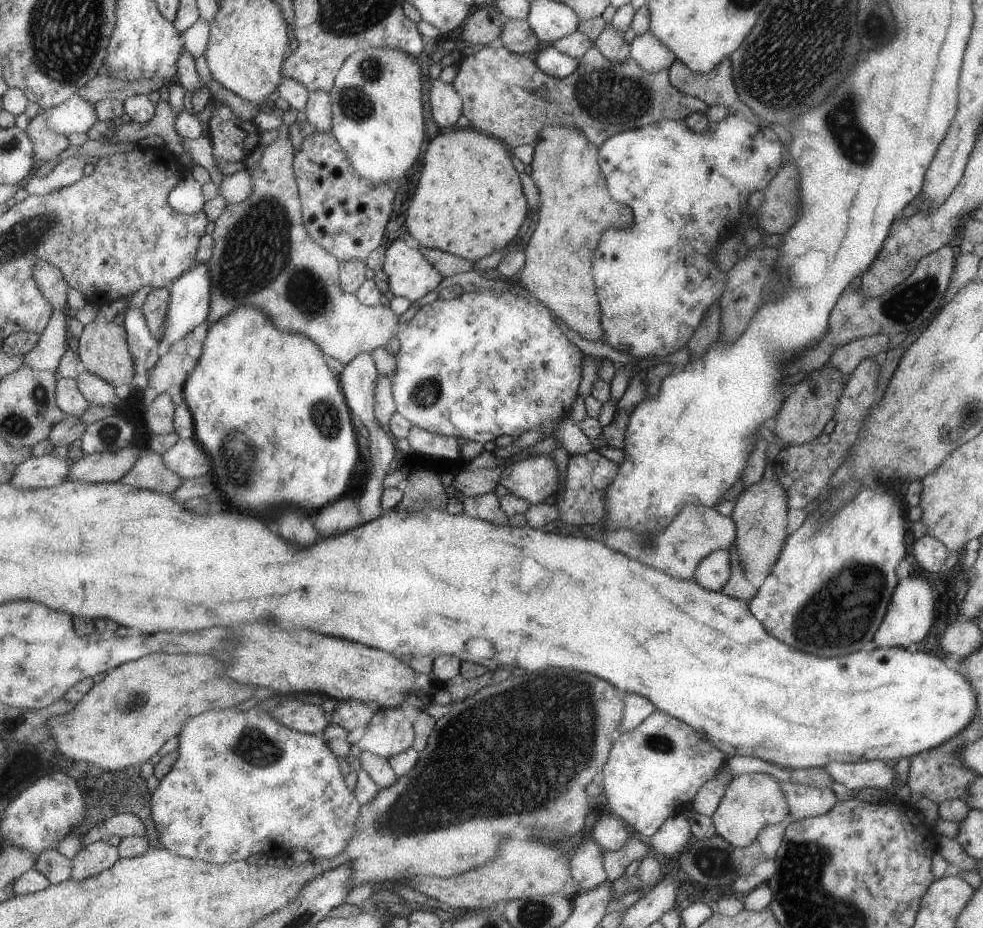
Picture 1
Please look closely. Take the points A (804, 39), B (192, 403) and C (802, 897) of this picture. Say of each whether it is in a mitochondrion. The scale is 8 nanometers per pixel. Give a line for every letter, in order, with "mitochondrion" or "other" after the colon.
A: mitochondrion
B: other
C: mitochondrion

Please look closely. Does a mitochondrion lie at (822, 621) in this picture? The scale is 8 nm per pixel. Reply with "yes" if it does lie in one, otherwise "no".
yes

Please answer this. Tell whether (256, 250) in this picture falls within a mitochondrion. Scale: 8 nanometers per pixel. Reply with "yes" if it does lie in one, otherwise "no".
yes

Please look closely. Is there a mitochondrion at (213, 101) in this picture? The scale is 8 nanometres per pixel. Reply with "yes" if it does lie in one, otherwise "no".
no

